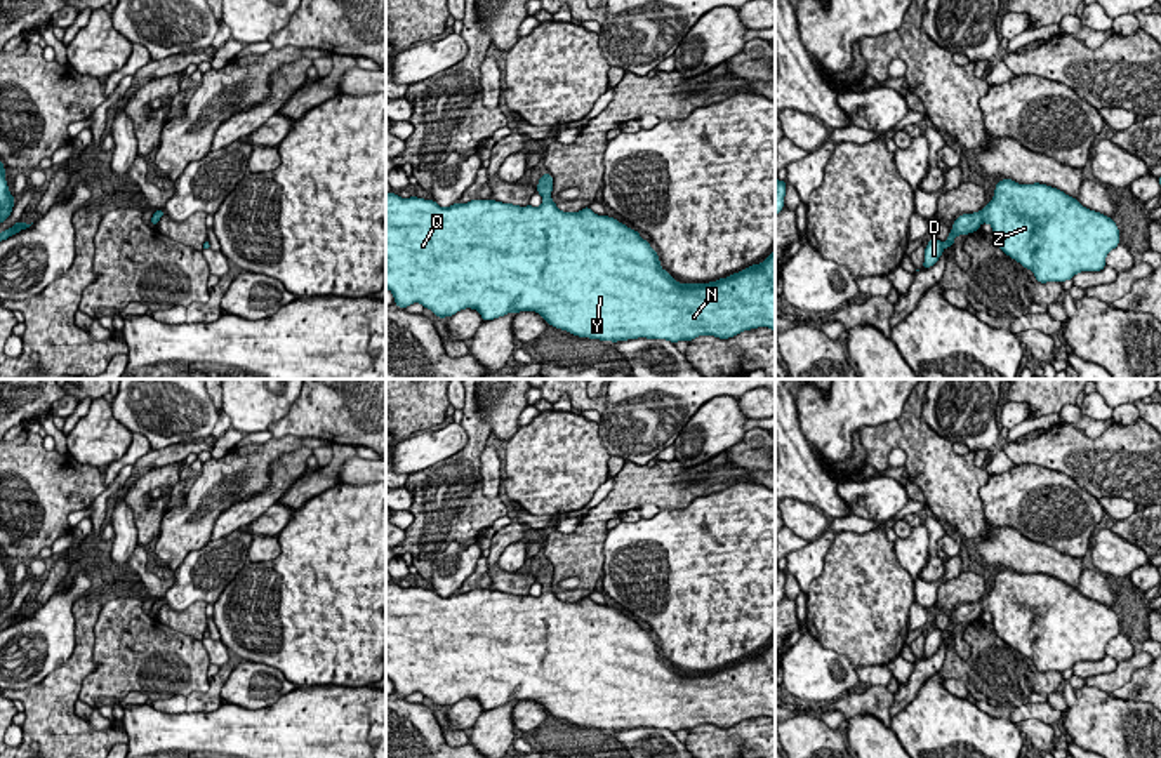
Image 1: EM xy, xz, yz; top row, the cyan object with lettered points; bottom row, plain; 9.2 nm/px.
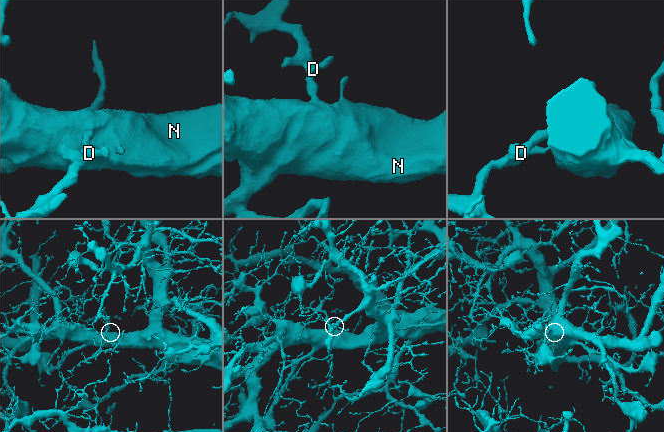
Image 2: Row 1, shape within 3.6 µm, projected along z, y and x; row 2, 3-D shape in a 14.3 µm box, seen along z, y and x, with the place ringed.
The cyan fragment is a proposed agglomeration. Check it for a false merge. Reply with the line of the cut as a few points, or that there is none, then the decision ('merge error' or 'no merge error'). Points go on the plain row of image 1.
cut none; no merge error

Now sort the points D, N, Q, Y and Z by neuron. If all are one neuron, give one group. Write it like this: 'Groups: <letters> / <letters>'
Groups: D N Q Y Z

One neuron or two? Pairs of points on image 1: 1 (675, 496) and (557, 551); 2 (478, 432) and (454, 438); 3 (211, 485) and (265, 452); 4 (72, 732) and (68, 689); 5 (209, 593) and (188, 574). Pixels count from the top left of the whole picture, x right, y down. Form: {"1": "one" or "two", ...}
{"1": "one", "2": "two", "3": "one", "4": "one", "5": "one"}

